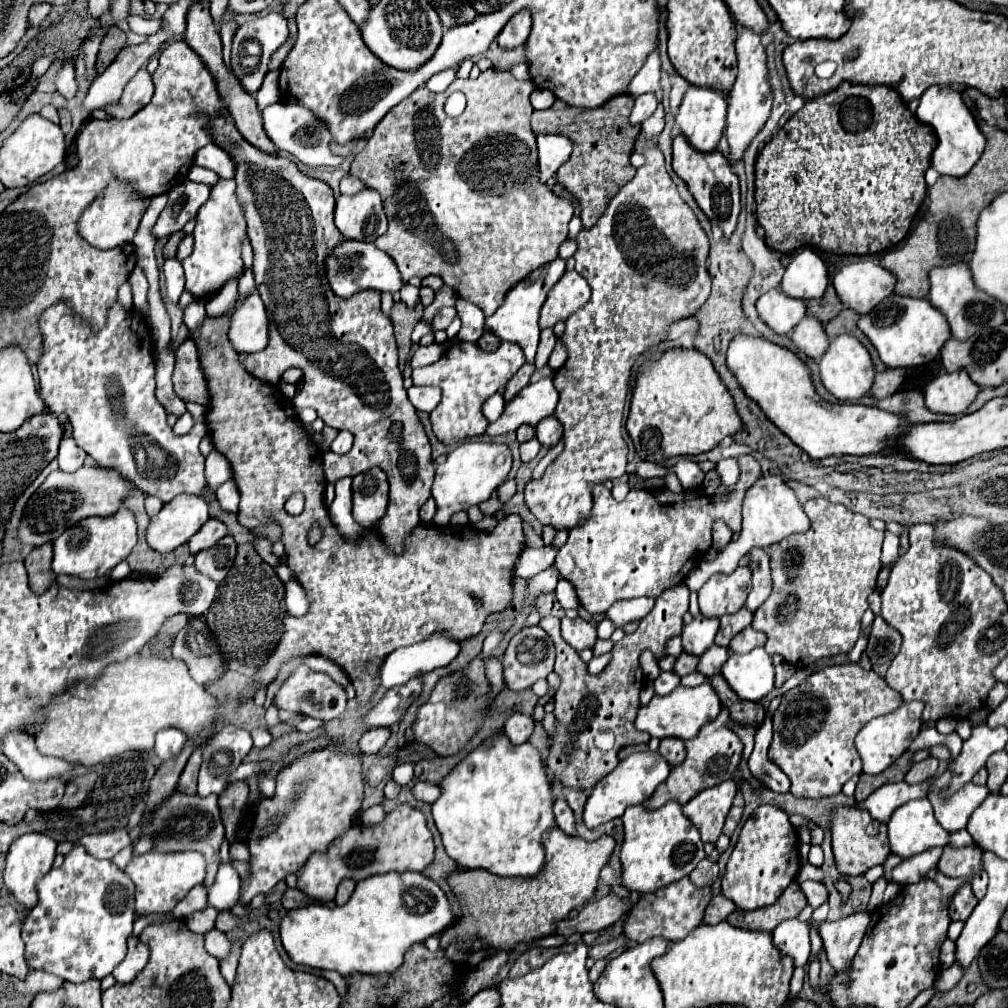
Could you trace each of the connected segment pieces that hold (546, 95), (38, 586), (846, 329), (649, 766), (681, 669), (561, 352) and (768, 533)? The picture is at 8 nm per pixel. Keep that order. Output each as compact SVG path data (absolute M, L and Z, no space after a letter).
M535 89L535 91L531 93L531 105L533 105L535 109L549 109L555 99L557 99L557 97L553 95L553 91L547 91L547 89Z
M45 543L41 547L35 547L25 559L25 567L27 567L27 573L29 573L29 587L37 595L47 591L47 587L53 579L51 557L53 557L53 545Z
M843 309L835 319L831 319L831 321L825 325L825 333L827 333L827 337L833 339L833 337L837 337L837 335L849 333L849 335L857 337L865 347L871 347L869 339L857 329L857 319L859 319L859 315L857 315L855 311L851 311L851 309Z
M659 751L631 753L629 757L619 761L619 765L593 787L593 791L585 803L583 823L589 829L595 829L601 823L607 823L615 817L621 817L629 805L637 805L637 803L647 801L653 795L653 791L669 777L669 771L671 771L671 767Z
M683 651L683 653L677 657L677 663L675 663L675 673L677 673L679 677L689 675L689 673L695 673L695 671L697 671L697 663L699 663L699 659L697 659L697 657L687 655L687 653Z
M557 343L555 345L555 351L551 353L551 357L549 357L549 367L551 369L559 369L563 363L565 363L565 359L567 359L567 351L565 351L565 345L563 343Z
M761 477L751 489L747 489L743 499L743 531L739 533L739 539L729 543L715 561L701 561L687 577L685 585L691 591L699 591L699 587L713 575L713 573L733 573L737 569L739 559L749 553L753 547L767 549L773 543L779 543L781 539L793 535L793 533L805 533L809 529L809 519L797 501L795 493L787 487L787 483L781 477Z

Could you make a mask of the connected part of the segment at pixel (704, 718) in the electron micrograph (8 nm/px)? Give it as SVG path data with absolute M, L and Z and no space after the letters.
M707 681L699 687L679 685L669 695L665 697L655 695L647 707L641 707L635 719L635 727L657 739L679 737L687 741L687 739L693 739L705 723L711 723L711 719L717 719L719 711L721 711L721 701L717 699L717 693L713 691L713 687L709 687Z

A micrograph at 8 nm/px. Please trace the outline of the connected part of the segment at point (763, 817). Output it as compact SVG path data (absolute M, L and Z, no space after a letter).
M761 805L743 825L739 841L729 857L727 871L721 879L723 895L729 897L743 911L755 911L775 903L783 889L799 873L801 863L797 845L797 829L789 823L787 813L781 807Z

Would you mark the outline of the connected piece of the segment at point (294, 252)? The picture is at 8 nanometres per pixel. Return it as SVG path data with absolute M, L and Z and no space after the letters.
M231 115L211 117L205 129L209 131L213 143L229 153L235 163L237 197L245 209L245 219L249 223L249 241L255 253L253 275L269 317L269 343L265 351L239 353L239 363L247 369L249 375L271 385L277 385L281 373L289 367L299 367L303 371L303 379L299 381L299 389L295 395L295 411L301 413L305 407L313 407L325 421L325 425L347 429L355 437L355 449L345 455L333 455L333 463L329 463L329 453L323 455L323 471L327 481L335 483L341 477L355 477L357 473L371 467L381 467L385 471L389 479L389 507L375 529L385 547L399 555L401 551L405 551L405 539L421 521L421 505L431 497L429 489L435 477L435 465L431 459L429 439L403 387L403 375L397 367L393 325L381 313L381 293L361 291L351 299L337 299L327 287L323 259L337 243L343 241L343 235L333 223L335 199L327 183L303 175L287 157L267 155L265 151L247 143L247 139L237 131Z

